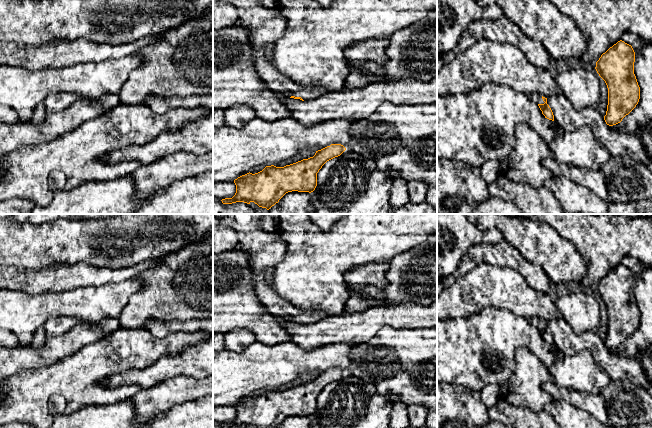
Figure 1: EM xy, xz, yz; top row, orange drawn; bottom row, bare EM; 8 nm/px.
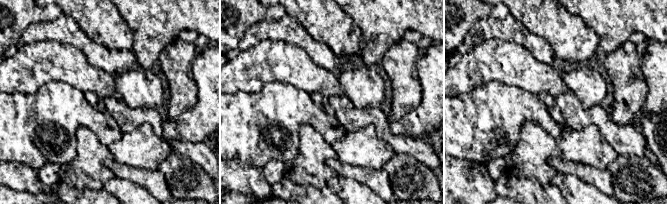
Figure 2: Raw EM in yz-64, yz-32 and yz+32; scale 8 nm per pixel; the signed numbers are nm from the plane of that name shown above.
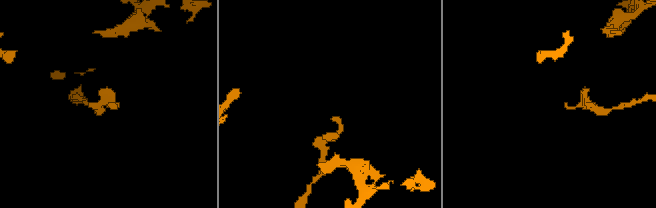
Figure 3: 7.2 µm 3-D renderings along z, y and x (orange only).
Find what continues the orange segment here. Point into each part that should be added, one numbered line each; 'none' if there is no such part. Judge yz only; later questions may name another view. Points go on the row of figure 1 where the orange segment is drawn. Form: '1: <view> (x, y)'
1: yz (536, 98)

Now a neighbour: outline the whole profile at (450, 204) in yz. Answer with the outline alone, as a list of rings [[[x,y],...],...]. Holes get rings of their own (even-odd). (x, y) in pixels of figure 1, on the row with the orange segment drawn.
[[[449,198],[442,201],[443,207],[449,211],[455,210],[460,204],[459,198]]]

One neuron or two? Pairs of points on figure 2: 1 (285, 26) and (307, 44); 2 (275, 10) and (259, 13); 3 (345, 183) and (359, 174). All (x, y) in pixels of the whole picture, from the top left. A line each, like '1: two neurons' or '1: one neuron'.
1: one neuron
2: one neuron
3: two neurons

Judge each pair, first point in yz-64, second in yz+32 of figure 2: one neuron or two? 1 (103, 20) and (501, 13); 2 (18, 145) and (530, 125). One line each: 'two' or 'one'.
1: two
2: two

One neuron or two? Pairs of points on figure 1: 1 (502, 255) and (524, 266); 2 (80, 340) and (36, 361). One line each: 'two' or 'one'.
1: one
2: one

